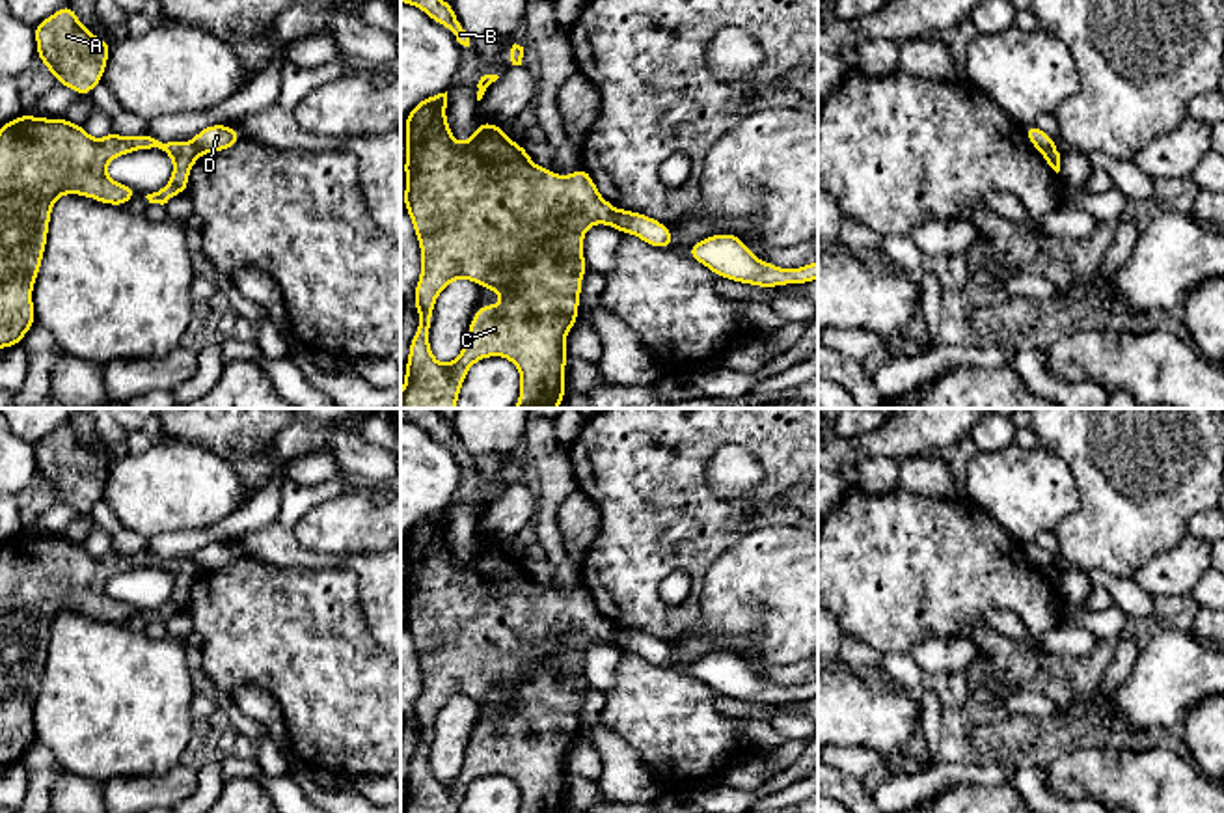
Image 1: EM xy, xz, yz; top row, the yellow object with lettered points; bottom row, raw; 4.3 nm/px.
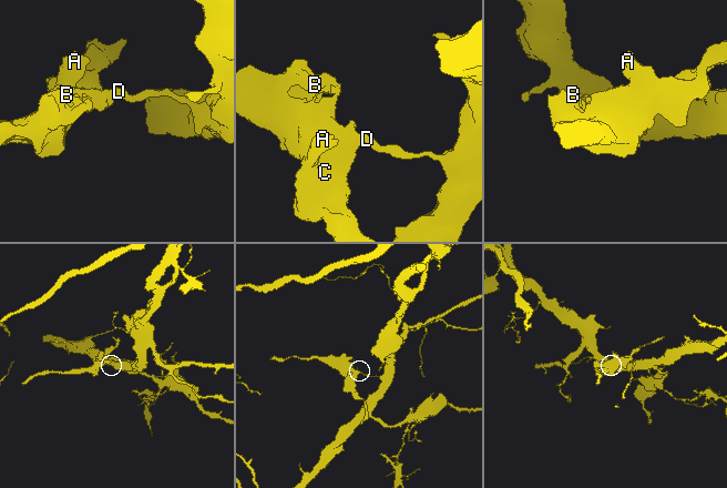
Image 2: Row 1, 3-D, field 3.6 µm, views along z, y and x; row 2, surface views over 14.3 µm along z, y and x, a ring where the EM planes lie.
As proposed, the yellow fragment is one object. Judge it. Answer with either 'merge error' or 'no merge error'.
merge error

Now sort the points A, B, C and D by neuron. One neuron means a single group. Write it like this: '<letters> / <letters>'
A B C / D

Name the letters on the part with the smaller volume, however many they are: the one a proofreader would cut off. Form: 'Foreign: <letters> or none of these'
Foreign: A, B, C

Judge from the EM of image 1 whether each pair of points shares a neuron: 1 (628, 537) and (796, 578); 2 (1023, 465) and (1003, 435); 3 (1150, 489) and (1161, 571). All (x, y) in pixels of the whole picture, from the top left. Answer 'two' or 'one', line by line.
1: two
2: two
3: two

